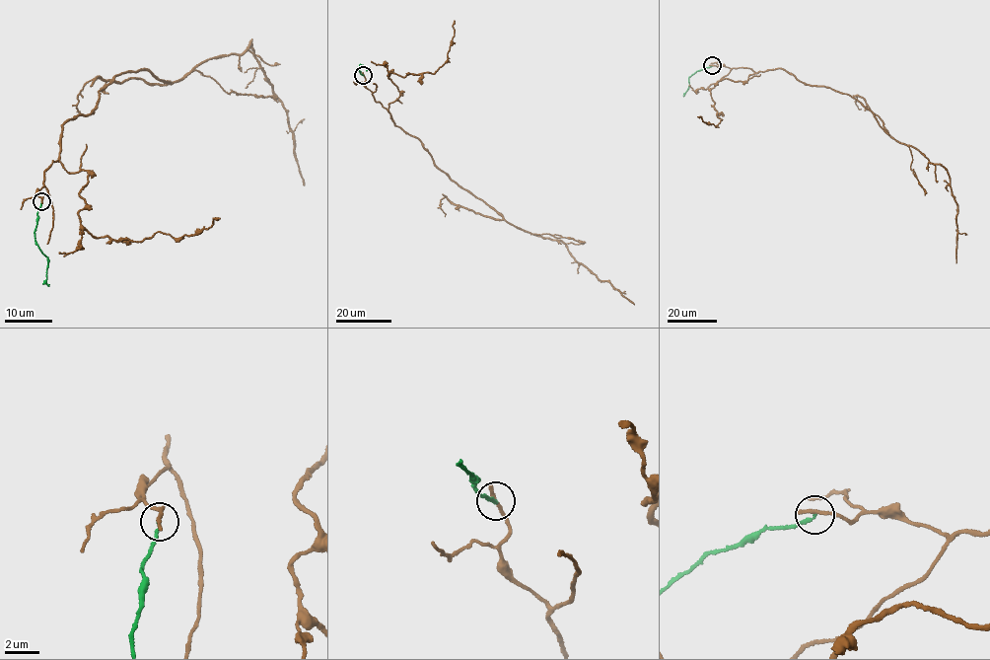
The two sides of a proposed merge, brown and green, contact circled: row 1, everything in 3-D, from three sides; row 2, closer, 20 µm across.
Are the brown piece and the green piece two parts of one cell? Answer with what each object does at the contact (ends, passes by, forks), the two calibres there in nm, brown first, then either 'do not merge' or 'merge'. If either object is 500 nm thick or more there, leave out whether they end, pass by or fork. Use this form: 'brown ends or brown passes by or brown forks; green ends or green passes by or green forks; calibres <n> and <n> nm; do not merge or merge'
brown ends; green ends; calibres 240 and 170 nm; do not merge

